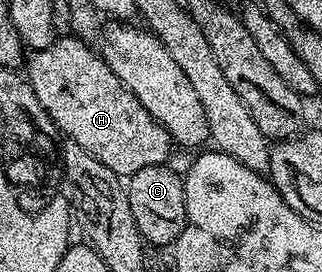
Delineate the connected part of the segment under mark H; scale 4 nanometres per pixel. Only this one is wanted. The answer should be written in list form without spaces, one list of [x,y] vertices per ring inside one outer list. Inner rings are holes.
[[[71,33],[56,38],[53,45],[40,51],[31,51],[25,59],[25,74],[29,85],[33,85],[33,93],[37,93],[37,101],[41,101],[41,109],[49,113],[56,128],[65,133],[68,140],[76,142],[82,149],[101,161],[102,165],[111,169],[120,177],[130,177],[146,166],[166,164],[171,155],[173,140],[170,133],[155,120],[151,114],[137,101],[134,93],[123,84],[109,69],[102,54],[95,51],[90,42],[76,38]]]

